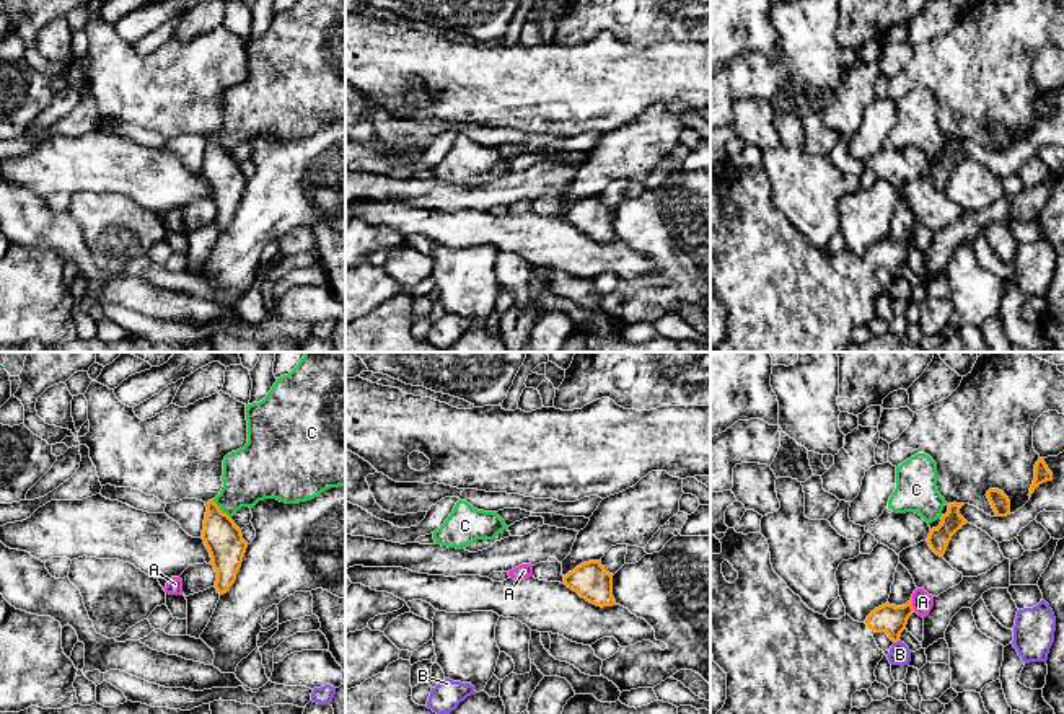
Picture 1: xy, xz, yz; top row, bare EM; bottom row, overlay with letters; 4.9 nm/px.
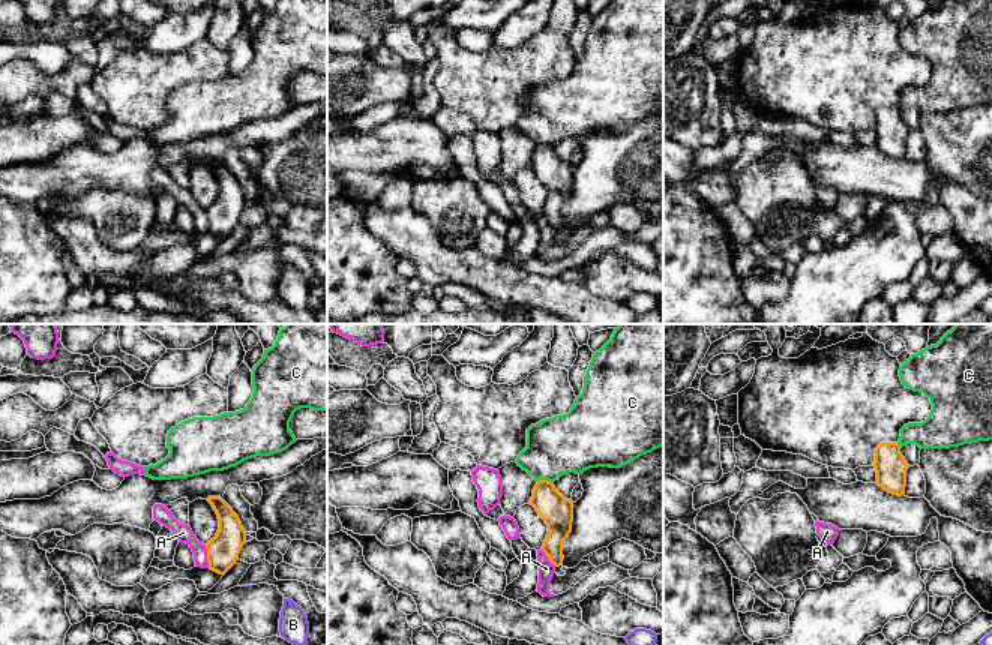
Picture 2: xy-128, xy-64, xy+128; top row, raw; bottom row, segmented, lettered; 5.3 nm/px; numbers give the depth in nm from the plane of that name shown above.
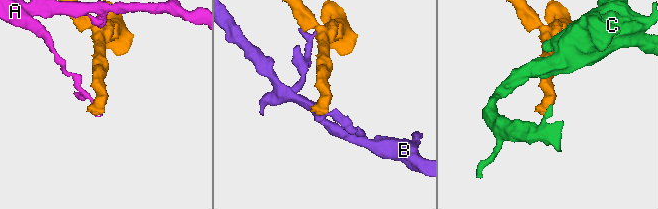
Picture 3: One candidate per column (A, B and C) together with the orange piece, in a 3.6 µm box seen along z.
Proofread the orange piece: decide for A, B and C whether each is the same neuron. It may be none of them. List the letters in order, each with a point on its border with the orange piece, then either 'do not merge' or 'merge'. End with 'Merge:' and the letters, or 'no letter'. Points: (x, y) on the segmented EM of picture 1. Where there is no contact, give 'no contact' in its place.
A: yz (911, 603) | do not merge
B: yz (896, 641) | do not merge
C: xy (219, 509) | do not merge
Merge: no letter

